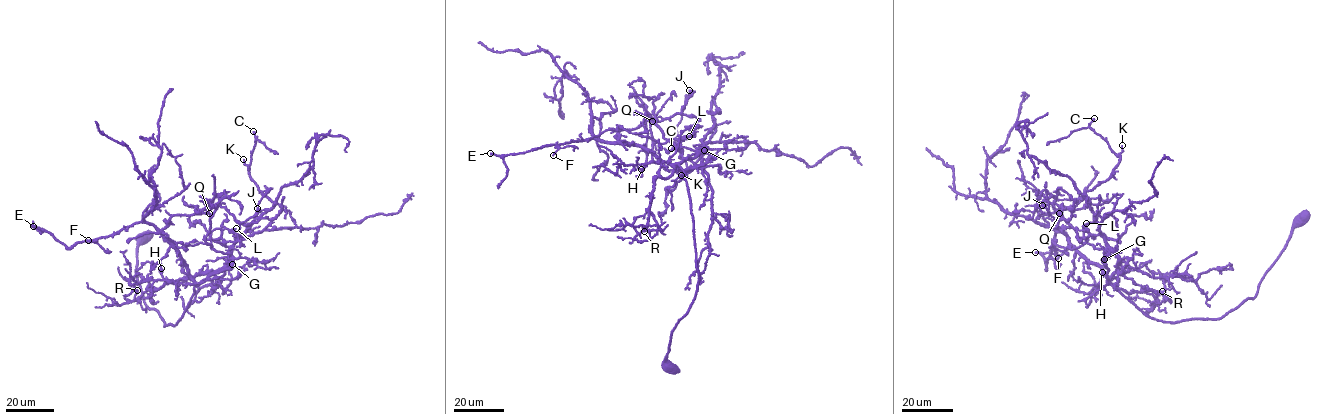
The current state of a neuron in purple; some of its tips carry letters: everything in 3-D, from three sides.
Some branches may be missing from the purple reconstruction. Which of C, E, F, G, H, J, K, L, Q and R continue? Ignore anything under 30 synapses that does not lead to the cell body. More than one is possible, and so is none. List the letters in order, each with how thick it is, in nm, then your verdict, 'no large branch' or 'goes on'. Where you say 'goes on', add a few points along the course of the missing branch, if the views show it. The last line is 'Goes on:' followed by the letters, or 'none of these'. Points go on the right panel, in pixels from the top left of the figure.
C: 320 nm | no large branch
E: 300 nm | goes on | (1035, 252), (1044, 248), (1053, 233), (1075, 232)
F: 160 nm | no large branch
G: 100 nm | no large branch
H: 460 nm | no large branch
J: 460 nm | no large branch
K: 170 nm | no large branch
L: 170 nm | no large branch
Q: 240 nm | no large branch
R: 170 nm | no large branch
Goes on: E

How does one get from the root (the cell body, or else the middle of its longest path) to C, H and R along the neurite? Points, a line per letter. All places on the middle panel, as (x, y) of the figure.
C: (671, 367), (671, 335), (699, 277), (676, 165), (701, 167), (698, 151), (714, 124), (690, 170), (671, 148)
H: (671, 367), (671, 335), (699, 277), (693, 217), (679, 165), (664, 178), (659, 163), (641, 169)
R: (671, 367), (671, 335), (699, 277), (689, 195), (677, 164), (654, 181), (644, 231)

